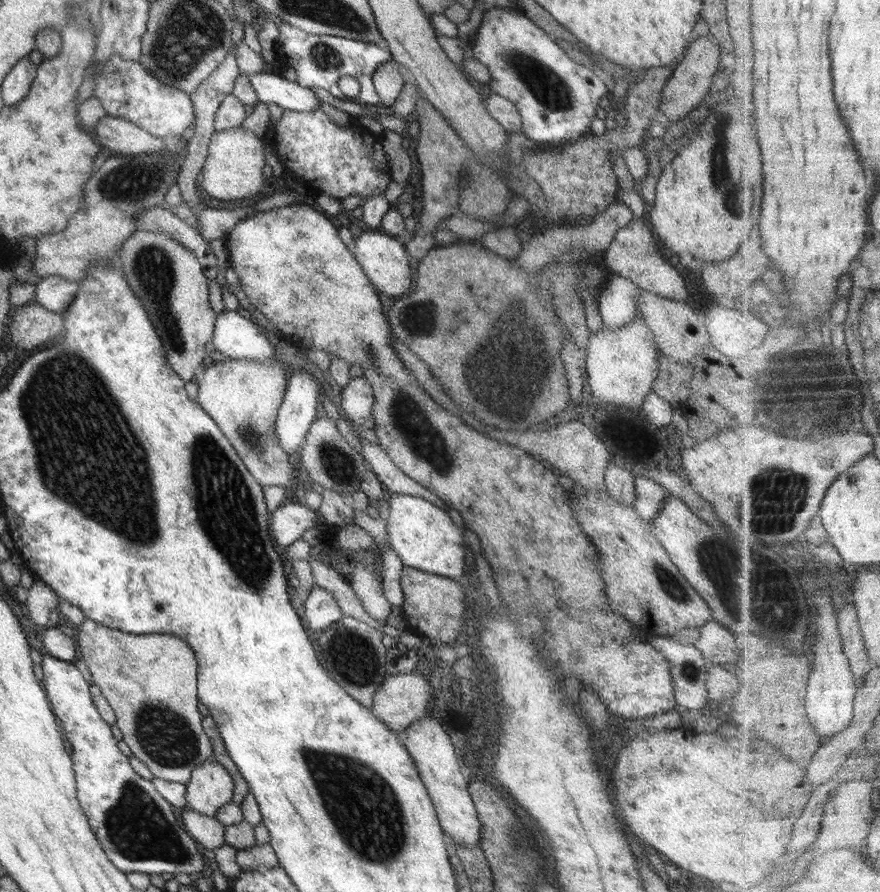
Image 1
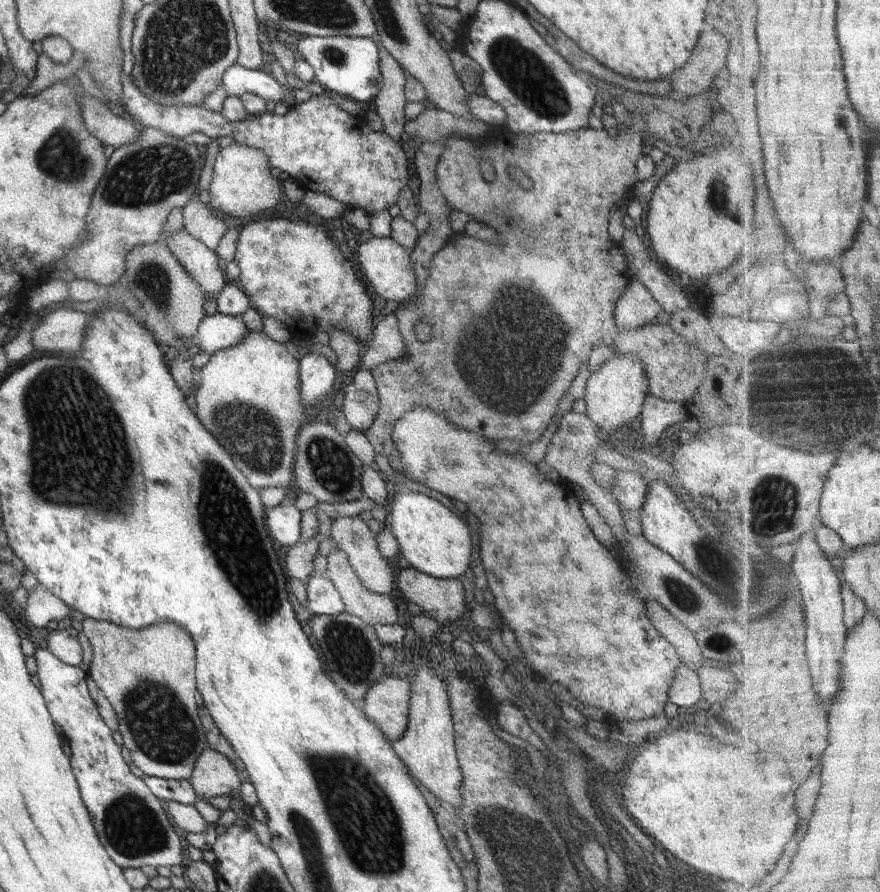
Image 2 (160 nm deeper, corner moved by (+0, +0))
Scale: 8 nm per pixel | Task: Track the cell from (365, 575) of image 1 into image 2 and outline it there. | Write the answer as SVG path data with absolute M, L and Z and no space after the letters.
M359 516L352 518L334 518L330 525L330 538L333 539L339 550L345 553L348 563L353 572L361 581L361 584L375 594L389 595L390 590L395 587L395 571L391 569L387 560L379 554L375 542L375 535L367 530L365 520Z

